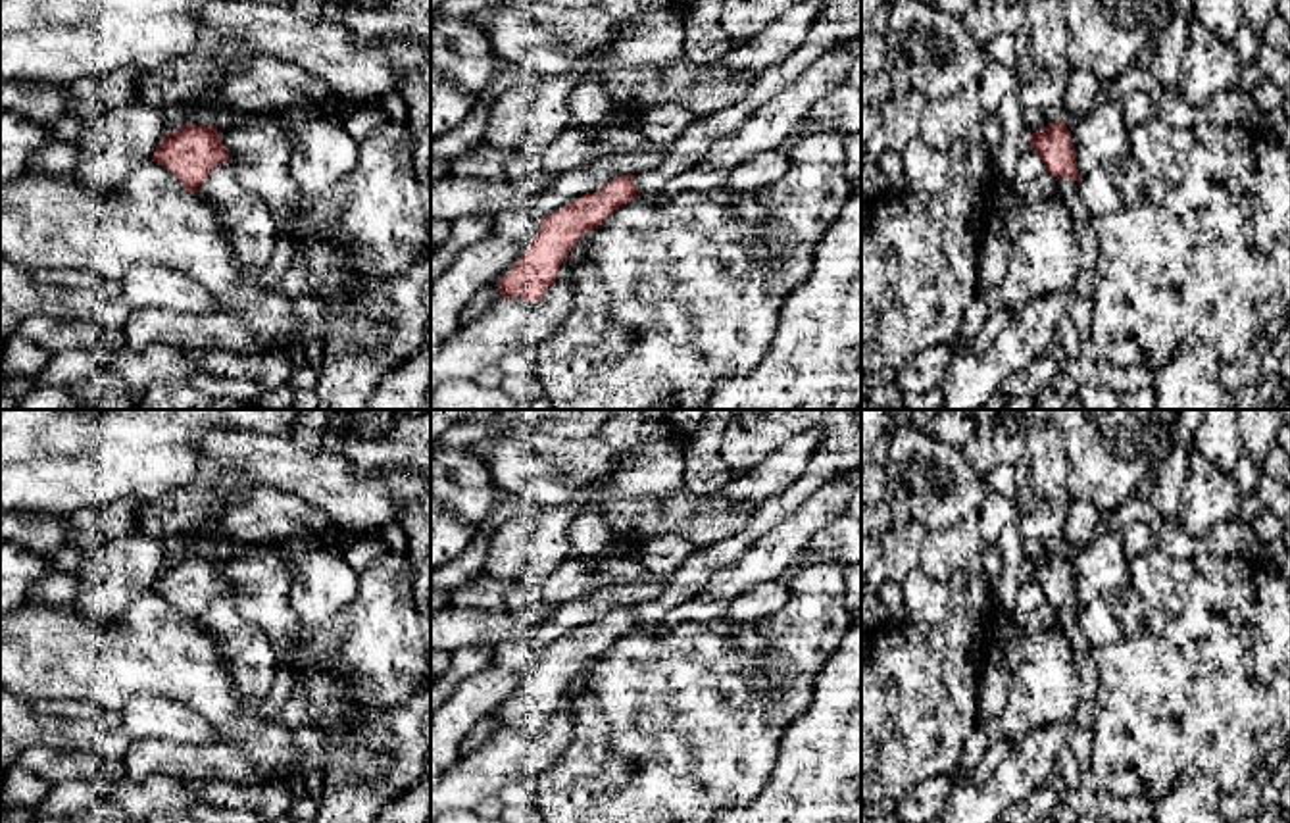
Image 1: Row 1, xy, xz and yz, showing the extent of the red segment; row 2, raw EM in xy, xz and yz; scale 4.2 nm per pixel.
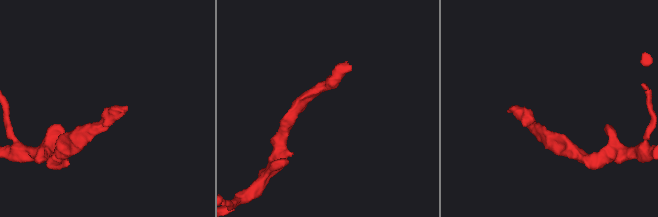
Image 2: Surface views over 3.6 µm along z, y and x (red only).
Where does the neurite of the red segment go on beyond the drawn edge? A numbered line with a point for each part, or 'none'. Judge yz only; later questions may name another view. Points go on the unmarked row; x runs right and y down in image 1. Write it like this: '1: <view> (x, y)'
none

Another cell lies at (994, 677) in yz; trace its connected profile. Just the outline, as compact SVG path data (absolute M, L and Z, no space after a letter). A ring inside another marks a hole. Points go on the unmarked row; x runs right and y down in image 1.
M986 661L980 671L979 717L980 723L998 719L1007 704L1011 671L1004 663Z

